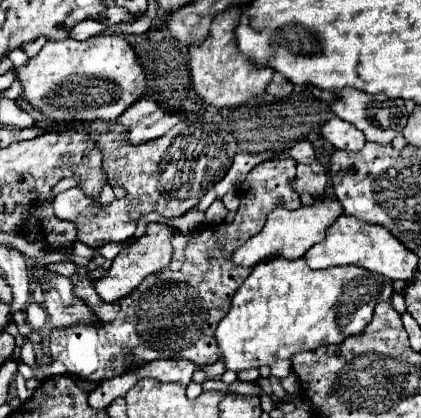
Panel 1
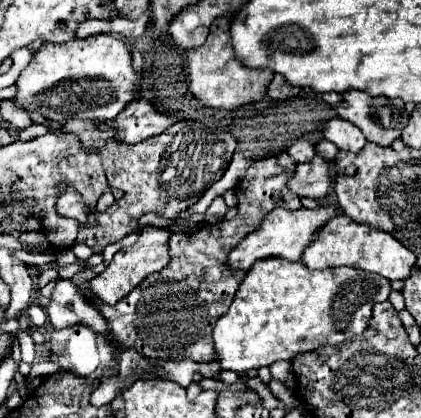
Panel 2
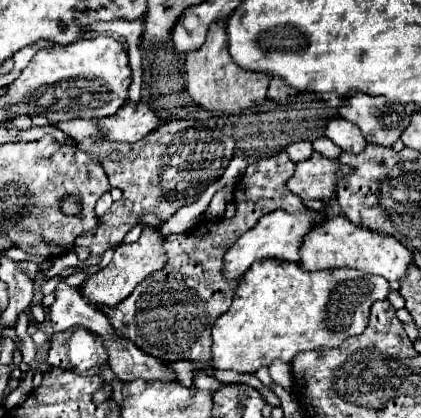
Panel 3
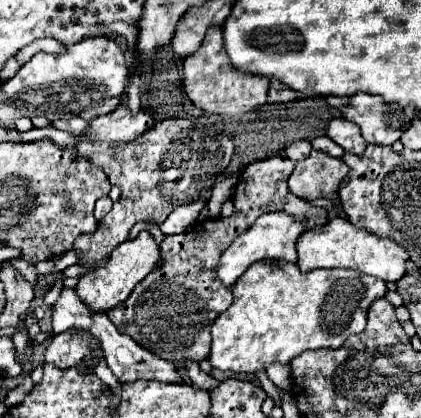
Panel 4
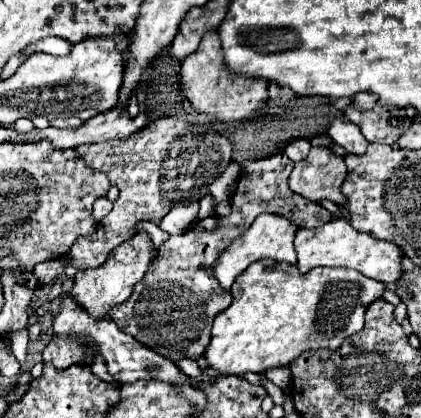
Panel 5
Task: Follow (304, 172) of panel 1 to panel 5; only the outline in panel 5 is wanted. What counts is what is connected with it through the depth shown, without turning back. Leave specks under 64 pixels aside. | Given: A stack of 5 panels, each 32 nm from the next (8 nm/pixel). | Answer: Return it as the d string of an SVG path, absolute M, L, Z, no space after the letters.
M314 146L310 154L296 162L290 174L290 188L292 192L312 200L332 200L338 206L346 206L342 194L342 182L346 178L346 164L344 158L334 154L328 146Z

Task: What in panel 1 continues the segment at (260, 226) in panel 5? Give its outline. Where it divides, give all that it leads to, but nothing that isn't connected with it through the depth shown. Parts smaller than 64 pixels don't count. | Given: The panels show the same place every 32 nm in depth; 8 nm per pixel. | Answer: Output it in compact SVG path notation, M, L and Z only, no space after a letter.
M324 196L320 200L316 200L312 206L300 206L298 210L288 210L288 208L276 208L272 214L268 214L268 220L262 228L260 234L254 234L252 238L248 238L234 254L232 254L232 264L236 266L244 266L250 268L260 260L266 260L270 256L284 256L288 260L298 260L304 256L304 252L320 242L324 238L326 228L342 214L342 206L338 204L338 200L334 200L332 196Z

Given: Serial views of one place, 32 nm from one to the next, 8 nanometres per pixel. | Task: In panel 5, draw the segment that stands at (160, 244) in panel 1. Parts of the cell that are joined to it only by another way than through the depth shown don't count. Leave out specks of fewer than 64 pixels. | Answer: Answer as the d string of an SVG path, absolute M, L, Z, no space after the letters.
M140 232L136 236L132 236L130 240L126 240L124 244L116 246L108 260L96 268L88 268L88 270L80 270L74 276L74 284L70 288L70 296L84 308L84 312L88 312L92 318L106 318L108 312L118 306L124 304L136 282L142 280L144 272L148 270L152 258L156 256L156 250L150 242L150 238L146 236L146 232Z

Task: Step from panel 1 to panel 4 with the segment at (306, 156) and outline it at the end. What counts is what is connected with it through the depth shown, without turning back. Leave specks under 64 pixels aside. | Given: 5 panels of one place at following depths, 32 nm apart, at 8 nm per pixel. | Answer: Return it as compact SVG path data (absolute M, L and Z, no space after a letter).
M296 140L296 142L292 142L290 146L286 146L286 156L288 156L290 160L298 162L298 160L308 158L310 150L312 150L312 146L310 146L308 140Z

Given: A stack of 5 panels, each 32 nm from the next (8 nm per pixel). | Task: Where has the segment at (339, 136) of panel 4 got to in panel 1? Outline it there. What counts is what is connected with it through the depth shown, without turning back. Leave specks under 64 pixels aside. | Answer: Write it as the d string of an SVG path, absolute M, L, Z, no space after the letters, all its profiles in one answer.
M332 118L324 124L322 138L334 144L338 150L350 150L350 152L358 152L366 144L364 134L340 118Z

